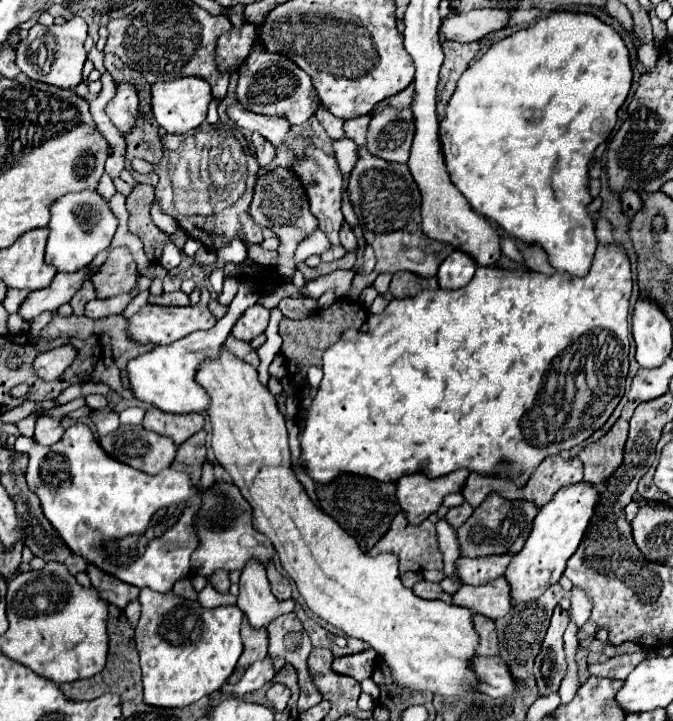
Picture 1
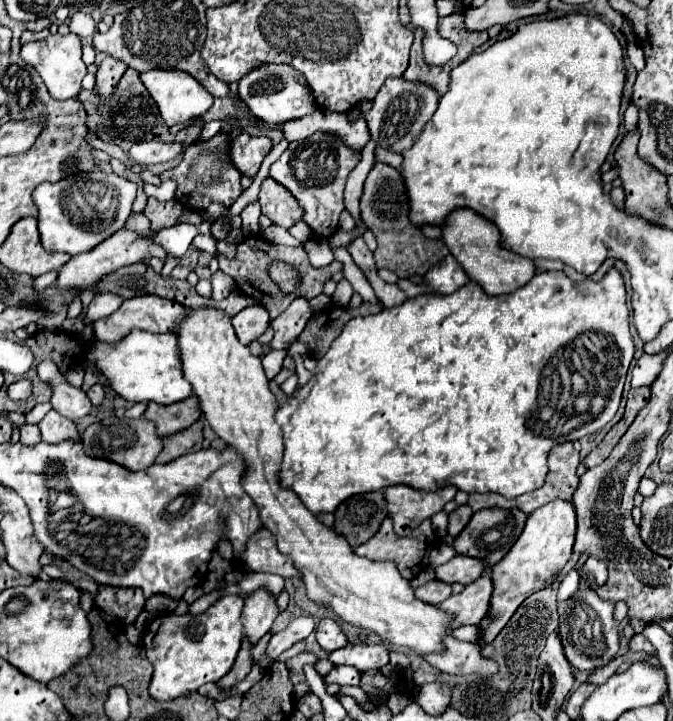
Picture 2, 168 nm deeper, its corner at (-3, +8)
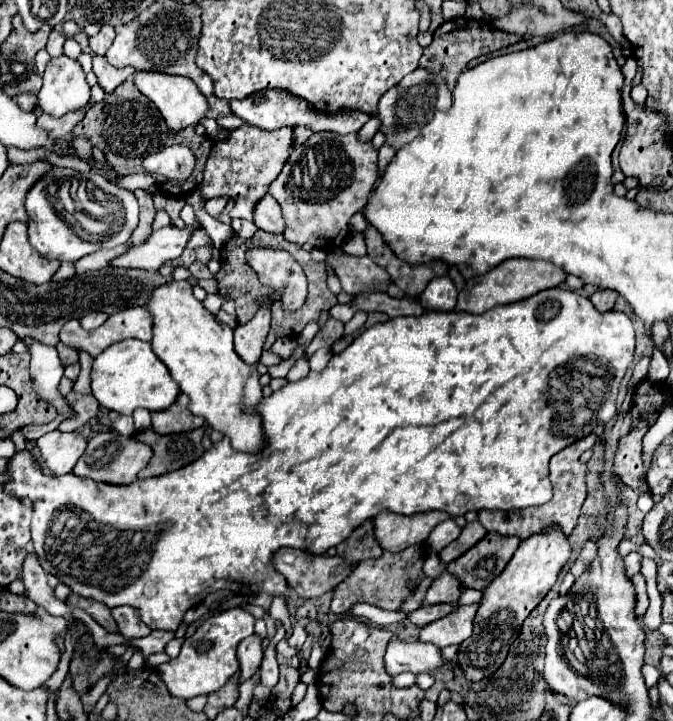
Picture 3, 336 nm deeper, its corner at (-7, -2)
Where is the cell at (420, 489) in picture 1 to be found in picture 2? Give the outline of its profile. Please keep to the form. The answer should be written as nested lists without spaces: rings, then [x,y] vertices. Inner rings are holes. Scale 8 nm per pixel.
[[[389,486],[385,488],[387,510],[395,524],[397,536],[407,536],[415,530],[425,518],[441,512],[443,506],[455,498],[457,488],[445,486],[435,492],[417,490],[411,486]]]

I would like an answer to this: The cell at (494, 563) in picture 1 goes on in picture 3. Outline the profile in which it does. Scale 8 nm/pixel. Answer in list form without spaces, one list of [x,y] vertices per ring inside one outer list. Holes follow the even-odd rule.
[[[441,572],[433,584],[429,586],[423,604],[455,604],[461,596],[461,584],[455,576],[451,576],[449,572]]]

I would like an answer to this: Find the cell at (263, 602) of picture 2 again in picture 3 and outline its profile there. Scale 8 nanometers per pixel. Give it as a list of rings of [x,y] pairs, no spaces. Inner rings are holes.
[[[249,636],[245,638],[239,648],[237,648],[237,658],[239,658],[239,684],[255,676],[257,668],[261,666],[263,660],[263,648],[261,648],[261,638],[259,636]]]

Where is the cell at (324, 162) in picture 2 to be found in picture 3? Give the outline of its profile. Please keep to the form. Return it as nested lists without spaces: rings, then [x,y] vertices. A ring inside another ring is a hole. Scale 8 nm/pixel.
[[[315,132],[309,140],[305,140],[301,146],[297,146],[291,152],[281,174],[269,186],[269,194],[279,202],[281,210],[283,210],[285,240],[291,244],[297,244],[297,246],[303,246],[307,242],[313,246],[321,246],[323,242],[337,240],[339,234],[343,238],[349,232],[351,216],[365,208],[377,176],[379,176],[377,150],[373,148],[371,140],[361,142],[357,138],[357,134],[339,136],[335,132]]]

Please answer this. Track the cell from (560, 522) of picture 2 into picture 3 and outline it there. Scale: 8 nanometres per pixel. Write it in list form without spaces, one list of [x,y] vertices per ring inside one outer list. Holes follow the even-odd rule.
[[[551,530],[549,534],[535,534],[521,542],[507,568],[485,588],[479,610],[475,614],[471,638],[459,644],[455,662],[469,682],[491,676],[505,662],[509,646],[519,636],[523,620],[553,588],[553,584],[557,582],[557,574],[561,566],[569,560],[569,556],[569,542],[563,534],[559,534],[559,530]]]

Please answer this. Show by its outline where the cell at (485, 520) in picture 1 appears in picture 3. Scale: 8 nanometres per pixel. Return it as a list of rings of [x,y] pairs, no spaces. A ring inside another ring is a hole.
[[[489,532],[463,556],[449,562],[447,572],[453,574],[463,588],[485,590],[485,586],[503,572],[503,568],[515,554],[519,542],[519,538]]]

